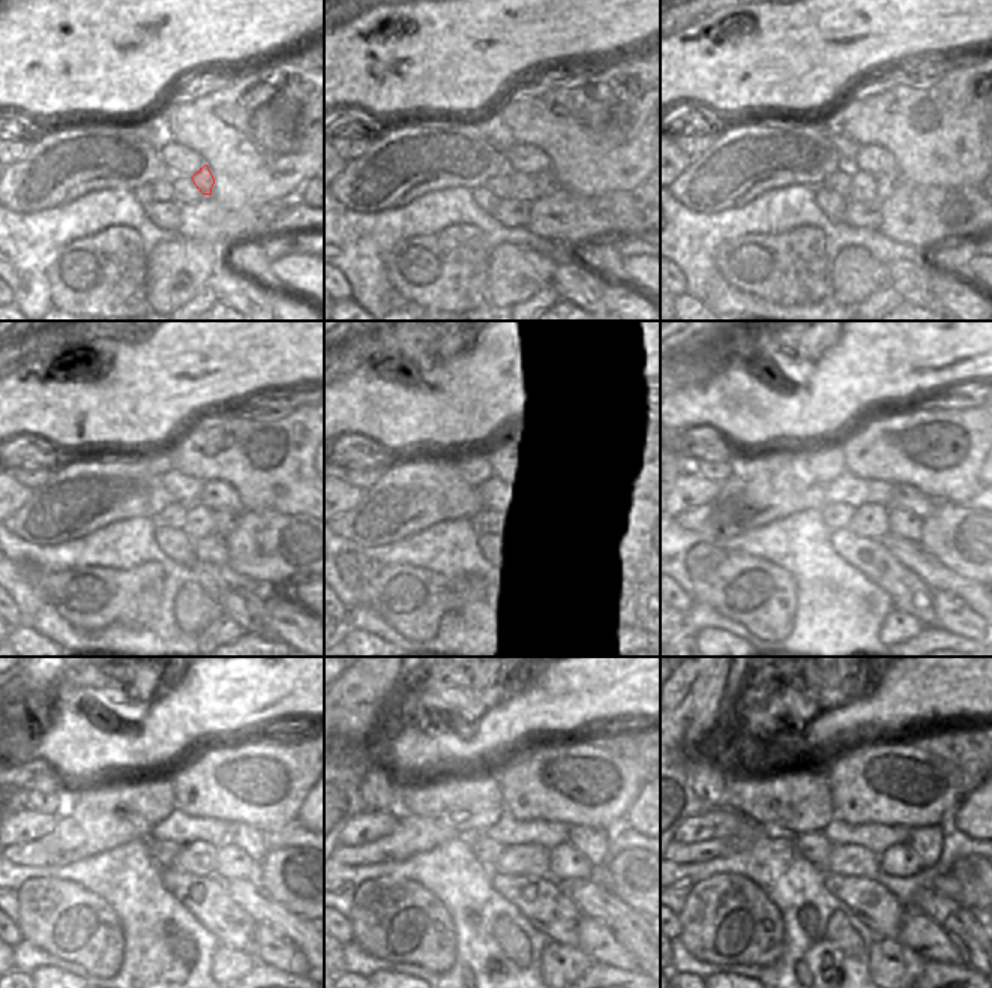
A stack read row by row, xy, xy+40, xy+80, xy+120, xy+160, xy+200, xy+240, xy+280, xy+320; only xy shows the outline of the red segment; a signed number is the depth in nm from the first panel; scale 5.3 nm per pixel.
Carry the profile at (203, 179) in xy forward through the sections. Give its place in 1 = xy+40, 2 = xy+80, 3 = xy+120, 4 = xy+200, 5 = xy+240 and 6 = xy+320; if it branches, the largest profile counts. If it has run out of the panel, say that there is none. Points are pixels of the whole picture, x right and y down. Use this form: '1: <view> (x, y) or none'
1: xy+40 (544, 180)
2: xy+80 (884, 183)
3: xy+120 (224, 522)
4: xy+200 (902, 523)
5: xy+240 (230, 862)
6: xy+320 (899, 861)

